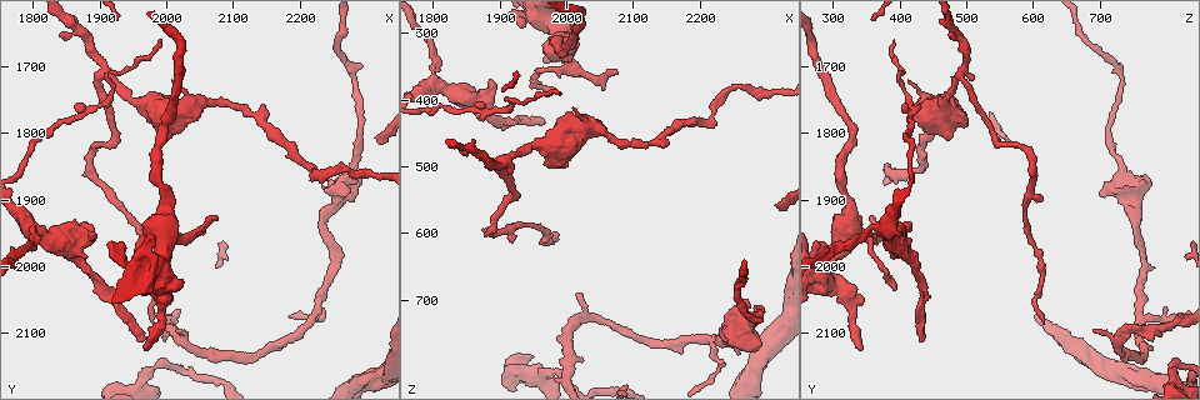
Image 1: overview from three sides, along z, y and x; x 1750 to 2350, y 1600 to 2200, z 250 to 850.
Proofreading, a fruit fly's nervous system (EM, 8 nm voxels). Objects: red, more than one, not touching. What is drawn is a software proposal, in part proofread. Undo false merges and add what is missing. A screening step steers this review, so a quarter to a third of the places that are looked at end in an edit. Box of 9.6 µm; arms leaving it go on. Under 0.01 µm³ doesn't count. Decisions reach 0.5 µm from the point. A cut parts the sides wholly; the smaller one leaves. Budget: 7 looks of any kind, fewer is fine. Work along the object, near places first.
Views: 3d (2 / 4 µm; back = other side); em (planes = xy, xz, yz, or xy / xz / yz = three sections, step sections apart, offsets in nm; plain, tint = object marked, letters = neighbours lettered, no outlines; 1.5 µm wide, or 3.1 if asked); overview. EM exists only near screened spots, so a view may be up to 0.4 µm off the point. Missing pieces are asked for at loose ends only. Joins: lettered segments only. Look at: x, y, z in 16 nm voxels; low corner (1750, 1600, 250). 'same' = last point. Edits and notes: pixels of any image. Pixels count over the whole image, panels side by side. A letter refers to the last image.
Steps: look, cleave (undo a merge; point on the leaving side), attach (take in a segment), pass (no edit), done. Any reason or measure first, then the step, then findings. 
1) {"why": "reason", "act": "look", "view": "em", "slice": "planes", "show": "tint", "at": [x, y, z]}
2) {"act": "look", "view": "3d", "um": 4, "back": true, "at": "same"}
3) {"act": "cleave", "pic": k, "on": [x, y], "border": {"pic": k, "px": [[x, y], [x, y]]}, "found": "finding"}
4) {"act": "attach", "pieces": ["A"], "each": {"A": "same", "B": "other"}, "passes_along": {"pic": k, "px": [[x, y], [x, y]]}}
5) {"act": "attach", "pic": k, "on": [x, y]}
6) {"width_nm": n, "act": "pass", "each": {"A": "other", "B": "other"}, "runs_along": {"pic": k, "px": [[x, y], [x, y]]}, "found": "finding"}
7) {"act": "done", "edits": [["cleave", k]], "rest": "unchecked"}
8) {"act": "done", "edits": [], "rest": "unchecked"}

{"why": "thin end", "act": "look", "view": "3d", "um": 4, "at": [1960, 2110, 430]}

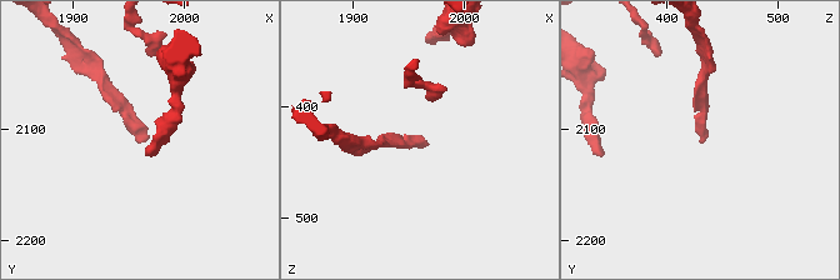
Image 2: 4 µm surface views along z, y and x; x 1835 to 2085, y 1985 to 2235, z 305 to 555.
{"act": "look", "view": "em", "slice": "planes", "show": "letters", "at": [1966, 2110, 432]}

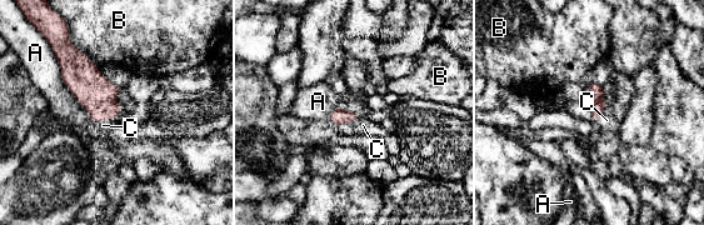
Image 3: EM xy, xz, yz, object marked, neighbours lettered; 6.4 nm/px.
{"act": "attach", "pieces": ["C"], "each": {"A": "other", "B": "other", "C": "same"}, "found": "it goes on there"}

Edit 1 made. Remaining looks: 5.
{"why": "an open end", "act": "look", "view": "3d", "um": 2, "at": [2270, 1890, 705]}

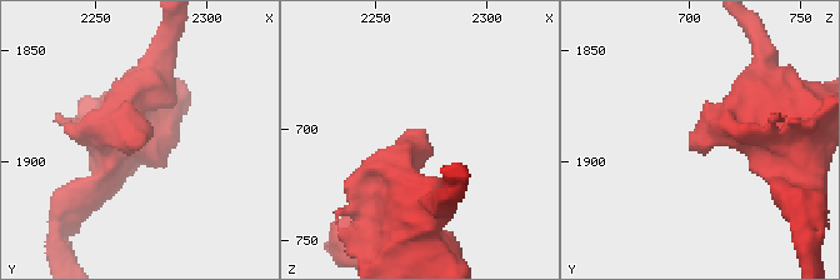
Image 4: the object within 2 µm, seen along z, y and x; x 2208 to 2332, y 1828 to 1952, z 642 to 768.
{"act": "look", "view": "em", "slice": "planes", "show": "letters", "at": [2273, 1889, 701]}

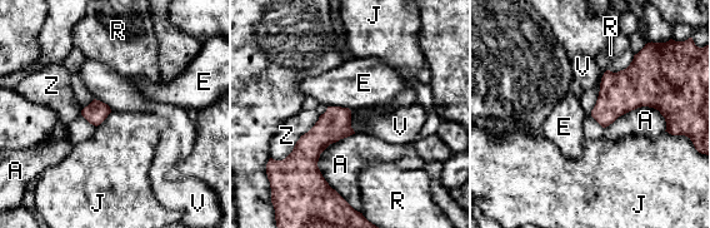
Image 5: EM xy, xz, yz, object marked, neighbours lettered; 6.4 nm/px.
{"longest_contact_nm": ["A", 420], "act": "pass", "each": {"A": "other", "E": "other", "J": "other", "R": "other", "V": "other", "Z": "other"}, "border": {"pic": 5, "px": [[328, 105], [348, 107], [351, 110]]}, "found": "none of them fits"}

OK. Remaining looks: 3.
{"act": "done", "edits": [["attach", 3]], "rest": "unchecked"}

